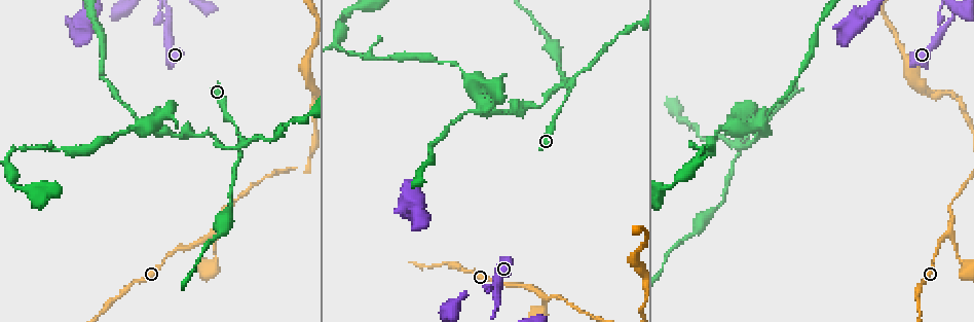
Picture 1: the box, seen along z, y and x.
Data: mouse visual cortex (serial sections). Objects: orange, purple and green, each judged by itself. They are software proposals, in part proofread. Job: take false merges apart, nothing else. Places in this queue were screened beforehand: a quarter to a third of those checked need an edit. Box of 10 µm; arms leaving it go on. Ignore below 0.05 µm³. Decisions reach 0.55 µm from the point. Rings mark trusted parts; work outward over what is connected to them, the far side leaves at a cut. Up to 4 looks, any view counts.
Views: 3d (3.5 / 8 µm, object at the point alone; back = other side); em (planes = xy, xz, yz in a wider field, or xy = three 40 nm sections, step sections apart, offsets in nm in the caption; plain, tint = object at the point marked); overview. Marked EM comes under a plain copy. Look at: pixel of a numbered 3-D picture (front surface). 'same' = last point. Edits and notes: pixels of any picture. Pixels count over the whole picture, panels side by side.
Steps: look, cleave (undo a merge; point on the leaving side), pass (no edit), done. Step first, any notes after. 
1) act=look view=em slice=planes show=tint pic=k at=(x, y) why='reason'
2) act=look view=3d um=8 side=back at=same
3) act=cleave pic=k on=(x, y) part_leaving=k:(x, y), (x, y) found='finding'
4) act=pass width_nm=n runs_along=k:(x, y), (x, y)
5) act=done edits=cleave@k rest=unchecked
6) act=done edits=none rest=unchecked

act=look view=3d um=3.5 pic=1 at=(946, 232) why='three arms meet'

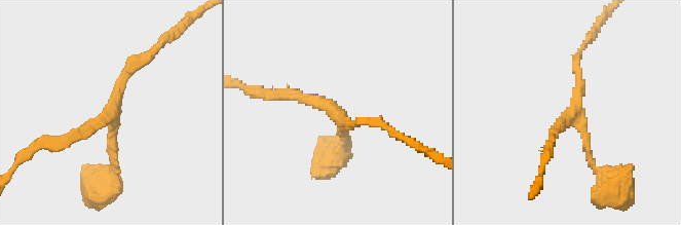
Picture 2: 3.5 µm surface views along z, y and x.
act=look view=em slice=xy step=5 show=tint pic=2 at=(335, 114) arms=3 arm_widths_nm=150,150,150 why='now the EM'

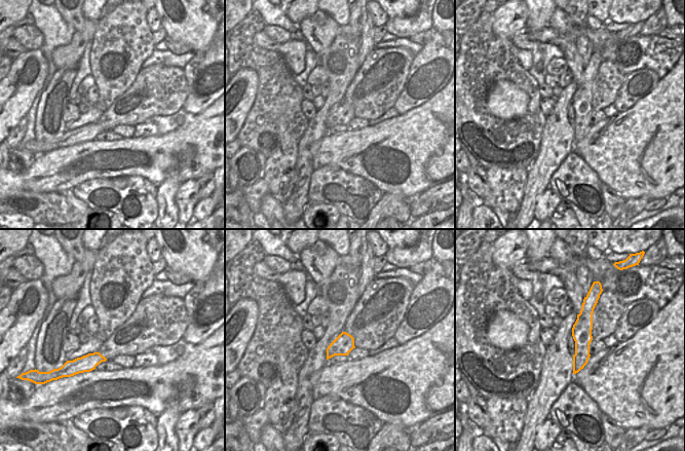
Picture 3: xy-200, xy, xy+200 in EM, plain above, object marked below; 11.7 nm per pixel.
act=pass runs_along=2:(282, 95), (342, 118), (342, 145) found='continuous, no second cell'

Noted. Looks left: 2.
act=look view=3d um=3.5 pic=1 at=(740, 145) why='abrupt turn'

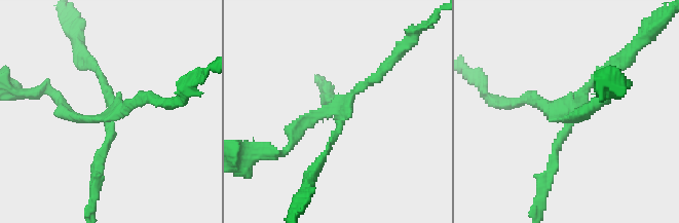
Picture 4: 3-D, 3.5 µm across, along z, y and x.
act=look view=em slice=planes show=tint pic=4 at=(339, 113)

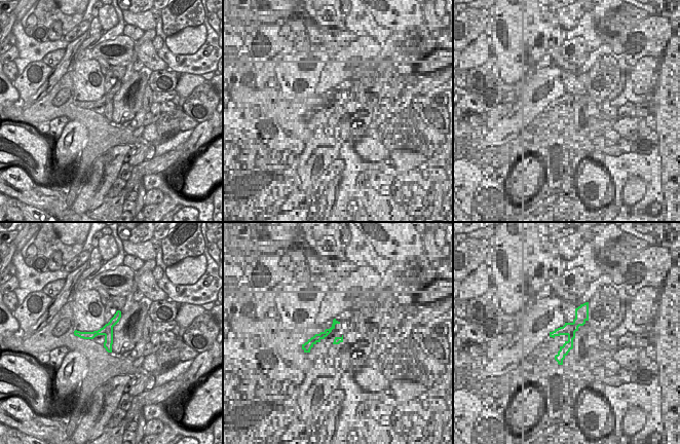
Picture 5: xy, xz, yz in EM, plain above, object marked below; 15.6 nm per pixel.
act=cleave pic=4 on=(128, 103) arms=4 part_leaving=4:(111, 112), (73, 118), (48, 89), (39, 93) found='a second cell is stuck on'

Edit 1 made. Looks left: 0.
act=done edits=cleave@4 rest=unchecked

